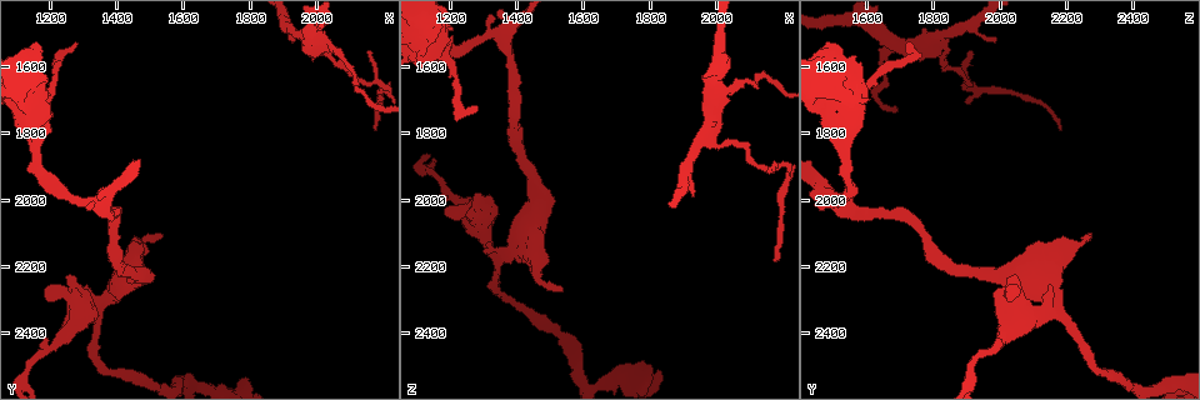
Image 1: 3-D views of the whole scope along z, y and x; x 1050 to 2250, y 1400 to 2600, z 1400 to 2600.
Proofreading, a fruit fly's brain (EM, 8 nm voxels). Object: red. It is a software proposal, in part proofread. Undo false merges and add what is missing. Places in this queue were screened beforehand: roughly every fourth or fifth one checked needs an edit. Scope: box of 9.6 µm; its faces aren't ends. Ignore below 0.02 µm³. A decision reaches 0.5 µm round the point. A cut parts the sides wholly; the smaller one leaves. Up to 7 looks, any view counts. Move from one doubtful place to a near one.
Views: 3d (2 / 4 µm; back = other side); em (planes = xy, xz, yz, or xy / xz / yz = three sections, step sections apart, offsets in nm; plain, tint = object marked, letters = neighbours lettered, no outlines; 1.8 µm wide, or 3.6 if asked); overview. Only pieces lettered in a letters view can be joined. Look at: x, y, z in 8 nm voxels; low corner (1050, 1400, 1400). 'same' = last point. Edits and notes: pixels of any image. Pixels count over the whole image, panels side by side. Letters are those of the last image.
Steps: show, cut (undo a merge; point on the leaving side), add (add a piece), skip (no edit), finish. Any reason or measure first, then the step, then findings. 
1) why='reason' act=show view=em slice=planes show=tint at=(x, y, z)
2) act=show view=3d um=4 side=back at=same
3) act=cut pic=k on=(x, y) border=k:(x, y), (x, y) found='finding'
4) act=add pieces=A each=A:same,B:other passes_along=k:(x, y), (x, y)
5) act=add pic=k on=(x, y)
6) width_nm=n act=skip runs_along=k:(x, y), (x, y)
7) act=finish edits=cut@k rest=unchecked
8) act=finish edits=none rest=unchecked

why='three arms meet' act=show view=3d um=4 at=(1210, 2430, 2010)

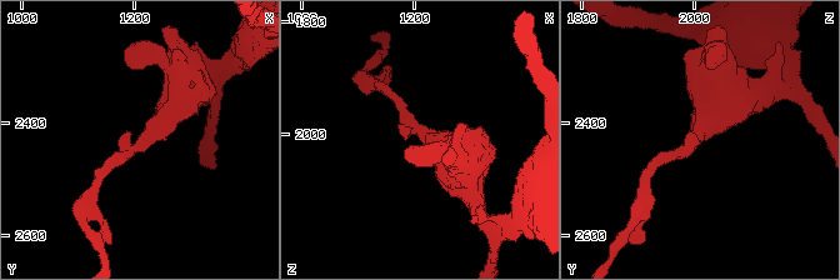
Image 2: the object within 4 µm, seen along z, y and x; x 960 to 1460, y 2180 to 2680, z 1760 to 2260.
arms=3 arm_widths_nm=160,240,380 why='now the EM' act=show view=em slice=xz step=8 show=tint at=(1220, 2430, 2005)

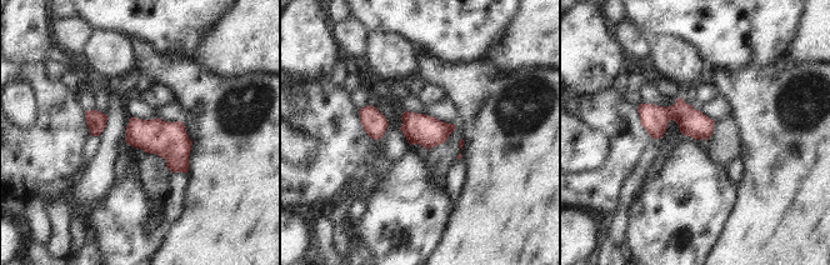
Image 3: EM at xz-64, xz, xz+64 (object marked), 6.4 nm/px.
why='what lies round it' act=show view=em slice=xz step=8 show=letters at=same

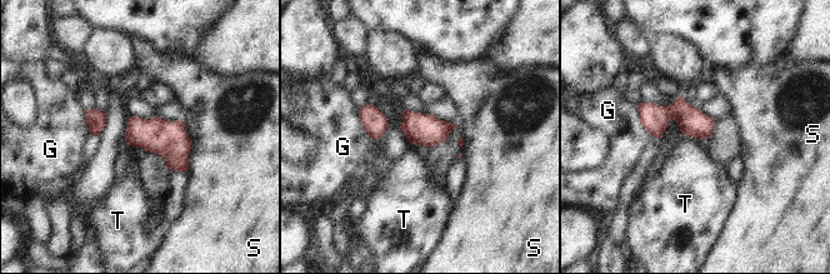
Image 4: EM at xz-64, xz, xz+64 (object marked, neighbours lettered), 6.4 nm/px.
act=skip each=G:other,S:other,T:other found='continuous, no second neuron'

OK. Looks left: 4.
why='free end' act=show view=em slice=planes show=letters at=(1930, 1520, 1990)

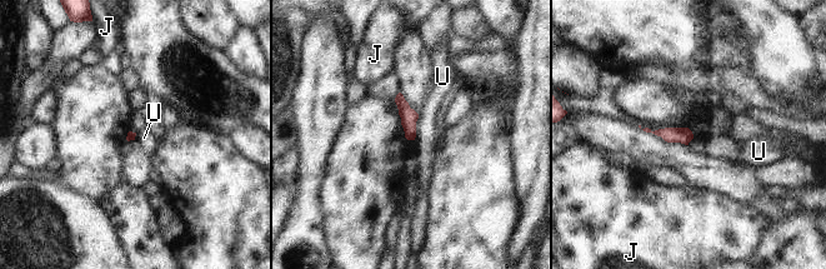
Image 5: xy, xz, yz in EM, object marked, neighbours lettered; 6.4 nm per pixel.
longest_contact=U:180nm act=skip each=J:other,U:other found='no lettered piece goes on from it'

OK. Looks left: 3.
why='a fork' act=show view=3d um=4 at=(1990, 1540, 1740)

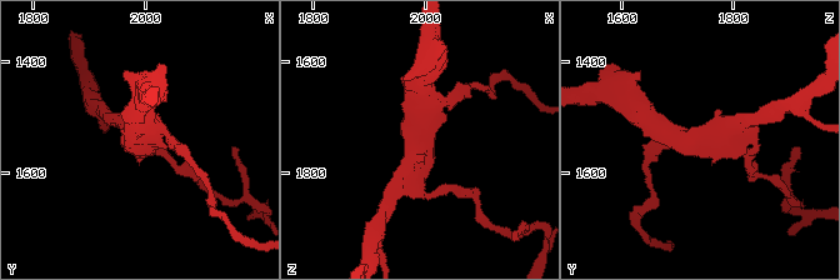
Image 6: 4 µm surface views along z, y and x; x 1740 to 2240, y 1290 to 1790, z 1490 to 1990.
why='need the tissue' act=show view=em um=3.6 slice=planes show=tint at=(1995, 1545, 1755)

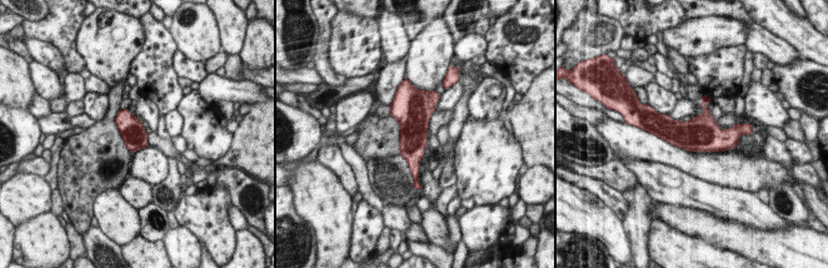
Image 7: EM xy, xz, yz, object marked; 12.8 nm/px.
act=show view=em um=3.6 slice=planes show=letters at=same

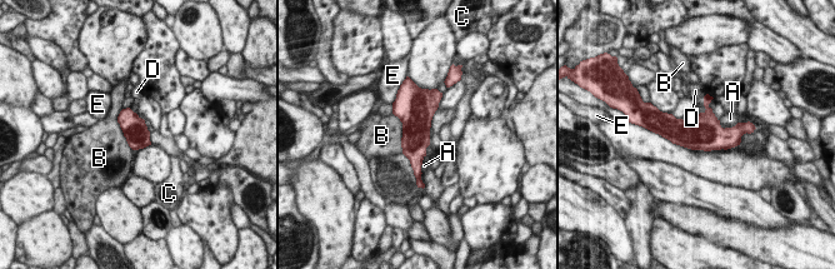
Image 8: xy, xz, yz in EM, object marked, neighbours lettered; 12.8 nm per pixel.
longest_contact=B:550nm act=skip each=A:other,B:other,C:other,D:other,E:other border=8:(393, 113), (401, 123), (403, 152) found='continuous, no second neuron'

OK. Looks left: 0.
act=finish edits=none rest=unchecked

